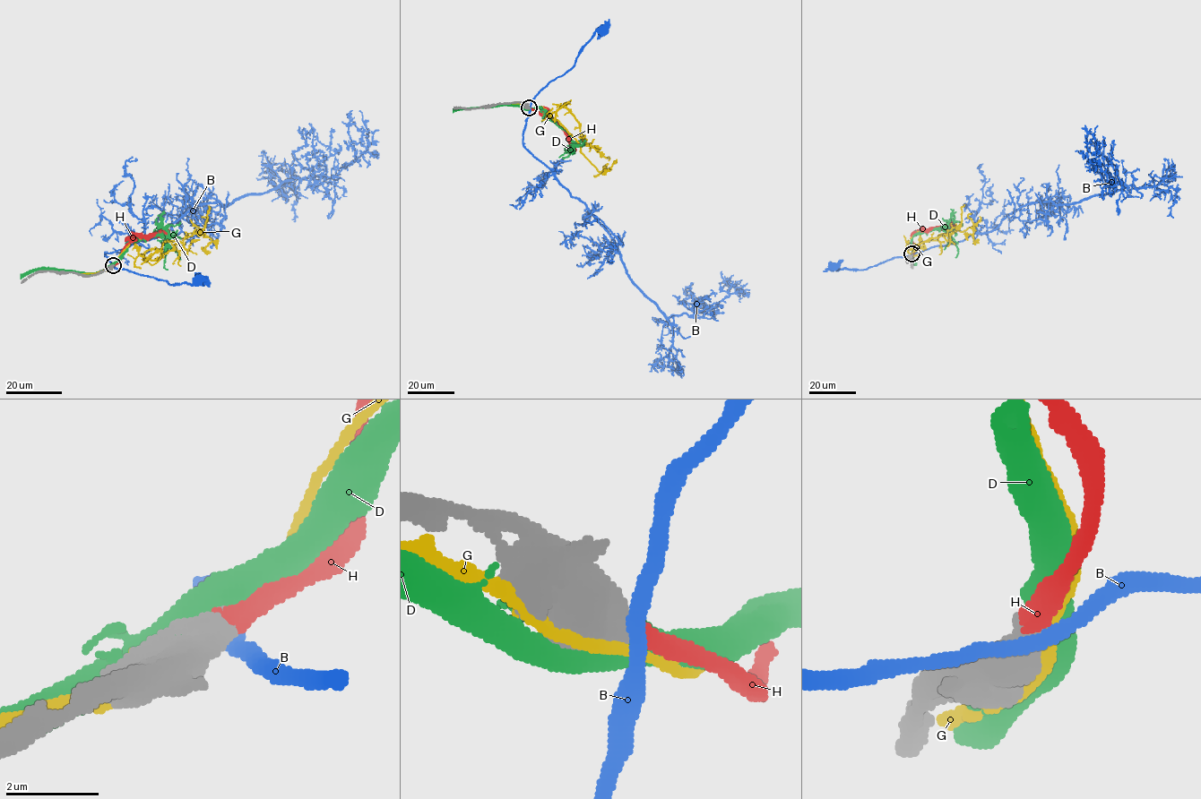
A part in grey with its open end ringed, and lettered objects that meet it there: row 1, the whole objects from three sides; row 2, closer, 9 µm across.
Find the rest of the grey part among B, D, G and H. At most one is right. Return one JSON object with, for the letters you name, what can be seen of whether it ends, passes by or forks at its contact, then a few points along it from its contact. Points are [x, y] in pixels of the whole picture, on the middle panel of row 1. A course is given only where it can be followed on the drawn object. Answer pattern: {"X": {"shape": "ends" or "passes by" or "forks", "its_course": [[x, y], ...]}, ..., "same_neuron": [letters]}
{"H": {"shape": "ends", "its_course": [[529, 107], [534, 111], [542, 107], [545, 115], [563, 130], [575, 151]]}, "same_neuron": ["H"]}

